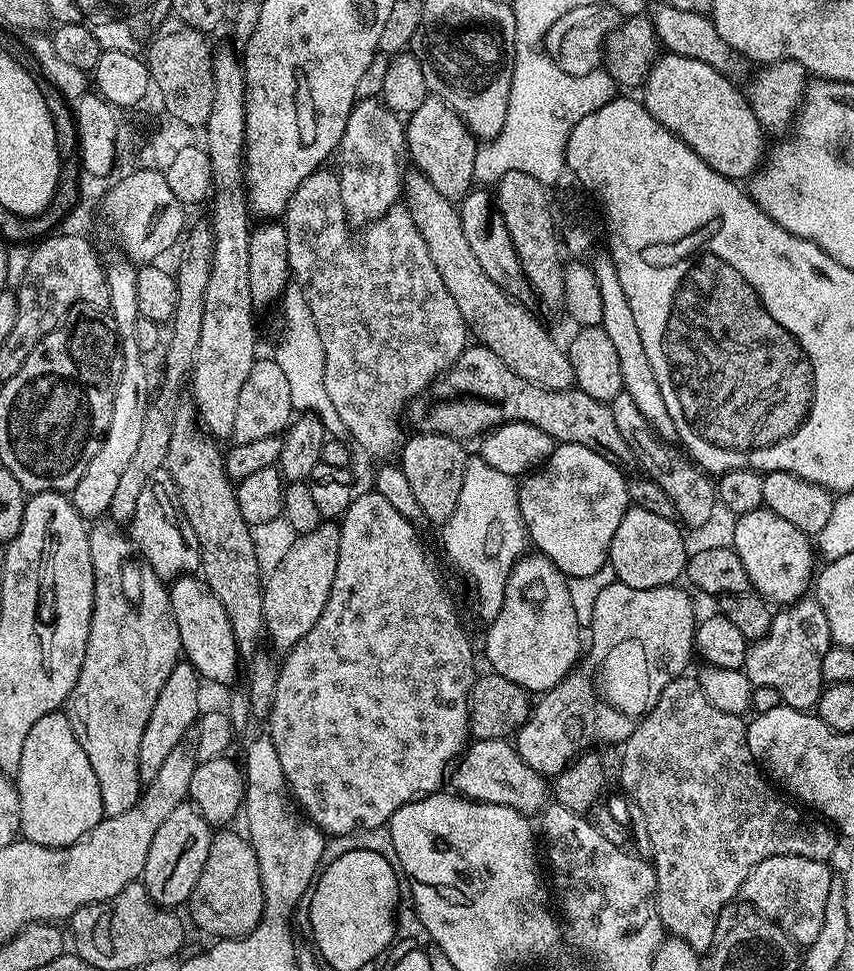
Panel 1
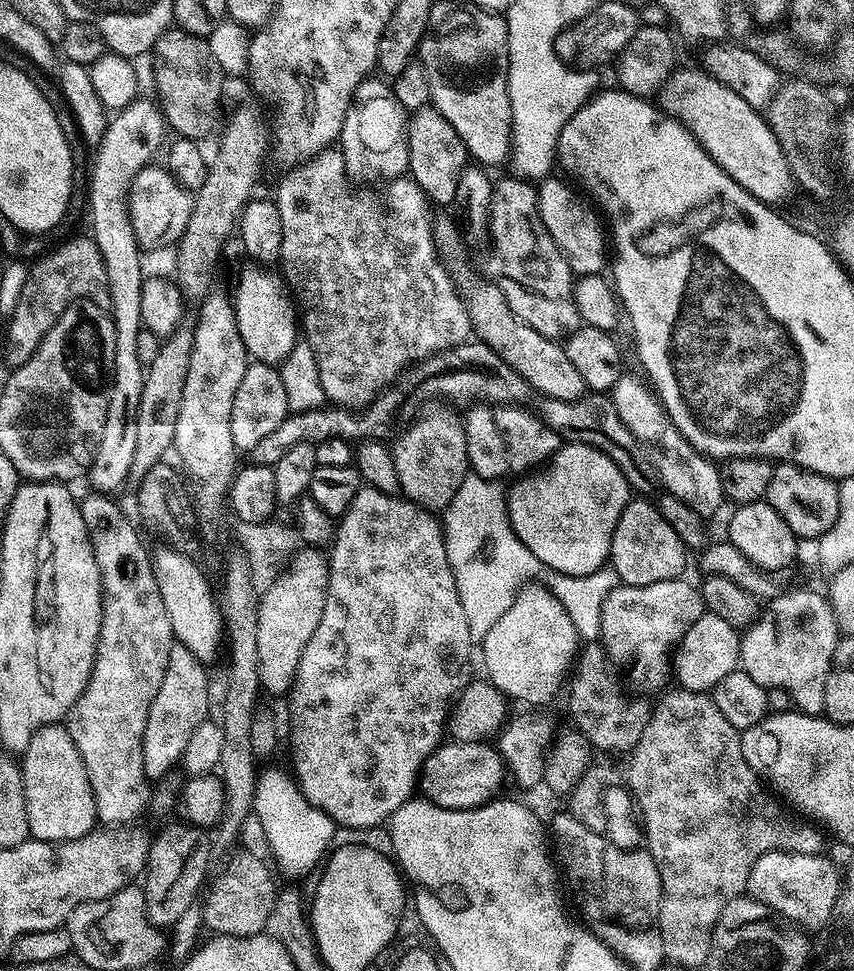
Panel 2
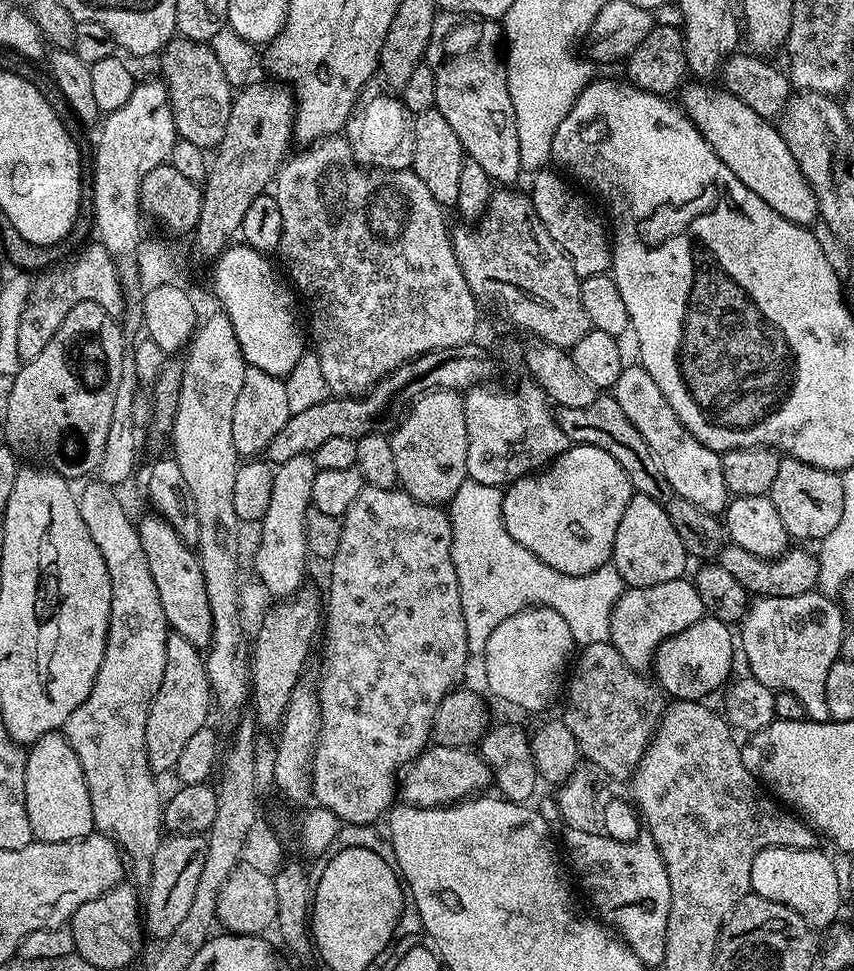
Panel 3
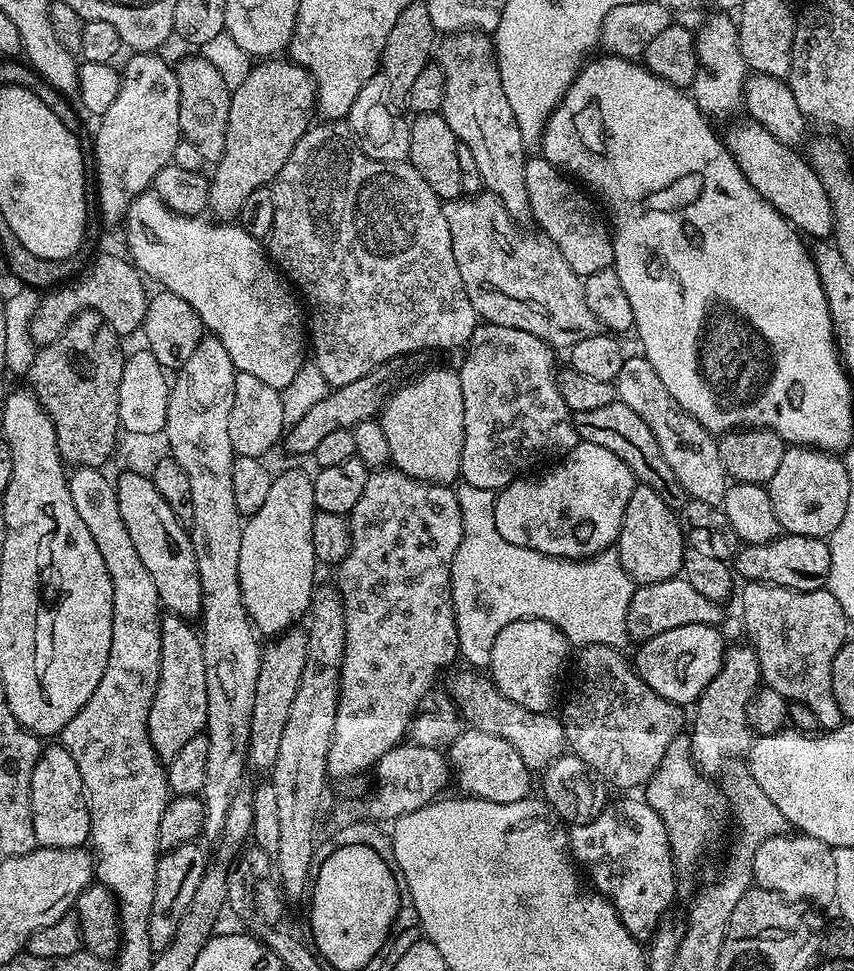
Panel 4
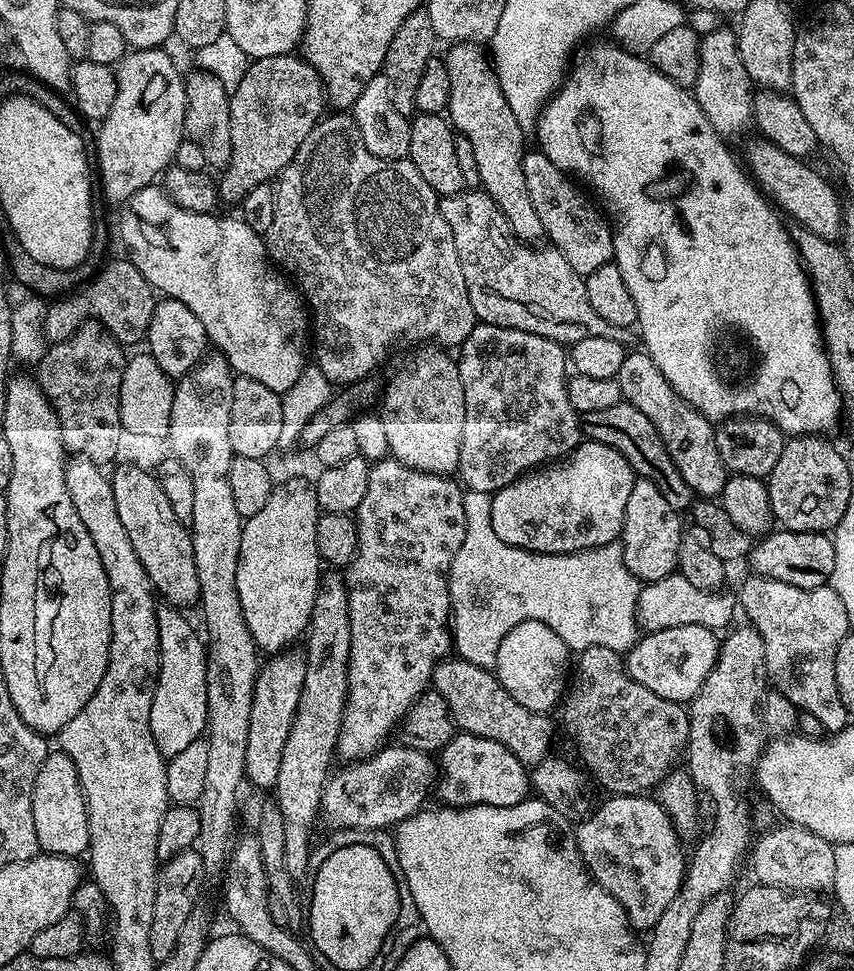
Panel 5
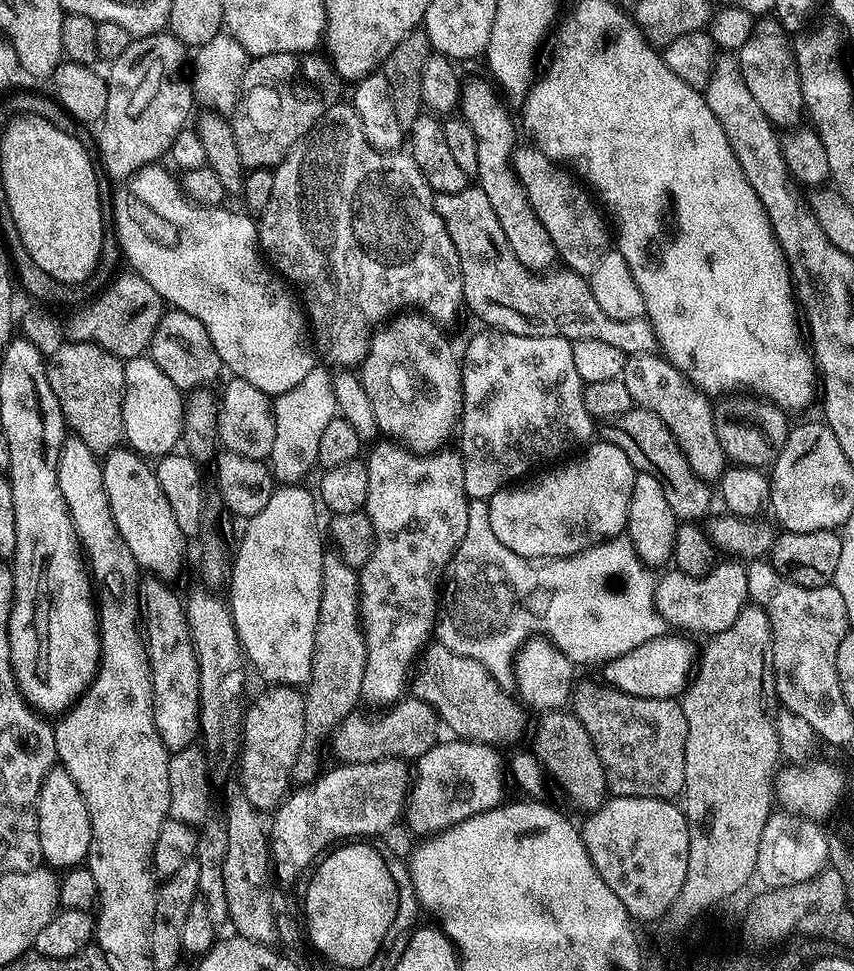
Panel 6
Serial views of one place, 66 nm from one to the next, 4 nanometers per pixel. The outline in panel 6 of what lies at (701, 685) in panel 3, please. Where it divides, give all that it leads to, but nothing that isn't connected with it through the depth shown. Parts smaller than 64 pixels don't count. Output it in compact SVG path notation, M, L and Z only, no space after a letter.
M671 634L655 636L653 640L634 646L634 650L626 654L611 657L603 665L603 679L613 688L622 690L626 694L634 694L638 698L671 700L679 697L690 683L694 665L698 660L698 652L697 649L692 649L692 644L688 641L691 639L680 634L672 635L676 636Z

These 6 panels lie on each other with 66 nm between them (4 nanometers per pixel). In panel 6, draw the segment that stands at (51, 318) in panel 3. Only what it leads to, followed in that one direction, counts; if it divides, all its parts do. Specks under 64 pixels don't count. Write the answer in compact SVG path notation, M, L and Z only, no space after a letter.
M124 270L103 291L77 307L73 311L76 313L68 321L63 321L63 339L74 344L94 342L99 348L105 348L127 362L145 355L151 349L154 330L158 330L158 322L165 311L166 305L158 290L154 290L146 278L131 270Z

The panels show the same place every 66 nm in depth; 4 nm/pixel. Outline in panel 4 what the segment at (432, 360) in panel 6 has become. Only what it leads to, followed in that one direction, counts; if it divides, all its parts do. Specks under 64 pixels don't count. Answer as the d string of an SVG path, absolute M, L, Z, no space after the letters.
M452 367L432 368L418 376L401 384L379 413L378 421L385 432L390 460L398 471L410 478L452 486L461 479L464 441L460 374Z

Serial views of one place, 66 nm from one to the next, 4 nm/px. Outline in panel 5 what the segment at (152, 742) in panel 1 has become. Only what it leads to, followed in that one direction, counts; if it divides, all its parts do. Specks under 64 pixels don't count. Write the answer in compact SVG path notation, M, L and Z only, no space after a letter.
M160 606L156 609L160 669L150 706L150 734L164 757L170 758L190 742L201 739L208 726L208 653L205 641L192 629L181 609Z

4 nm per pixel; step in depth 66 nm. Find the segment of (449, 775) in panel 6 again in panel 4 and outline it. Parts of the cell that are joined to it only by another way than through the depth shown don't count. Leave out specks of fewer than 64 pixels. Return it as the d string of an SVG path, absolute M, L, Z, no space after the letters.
M477 728L461 731L460 736L446 749L454 784L461 788L461 793L477 800L489 800L505 804L529 799L533 773L518 758L518 750L501 736L486 734Z

